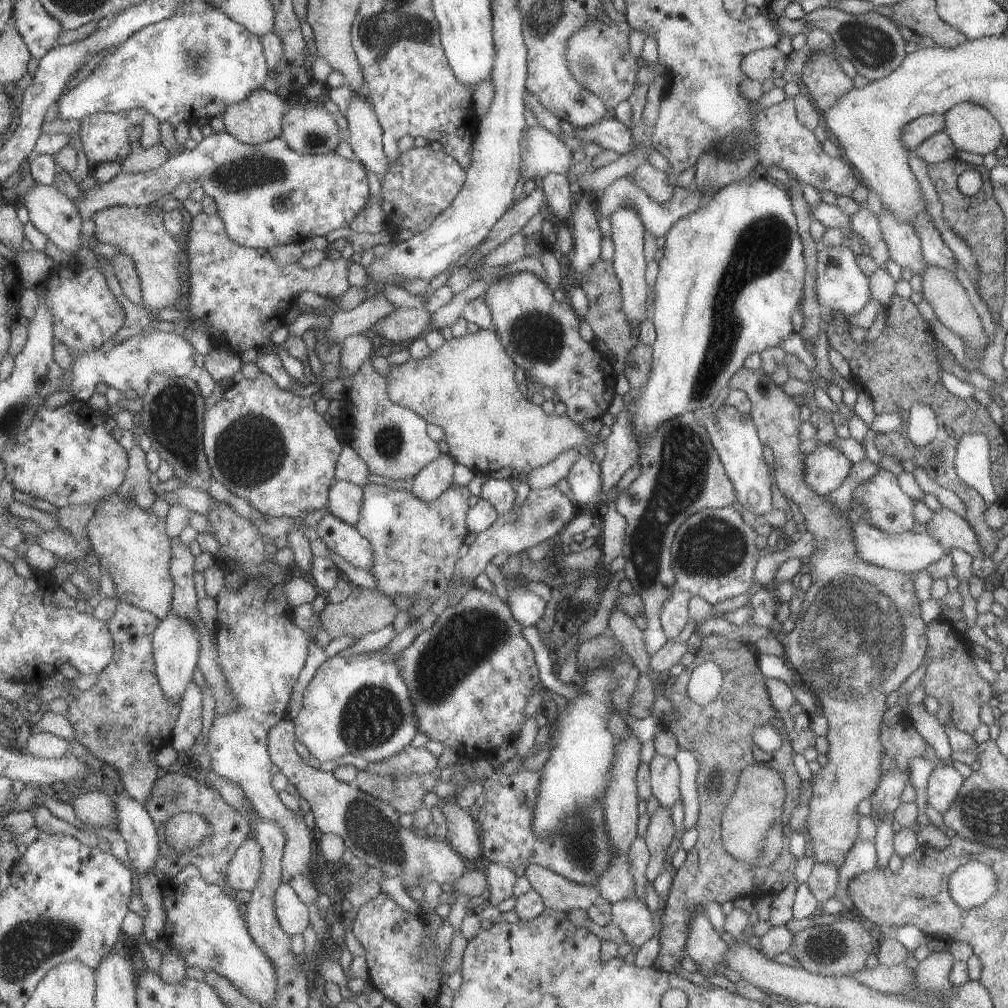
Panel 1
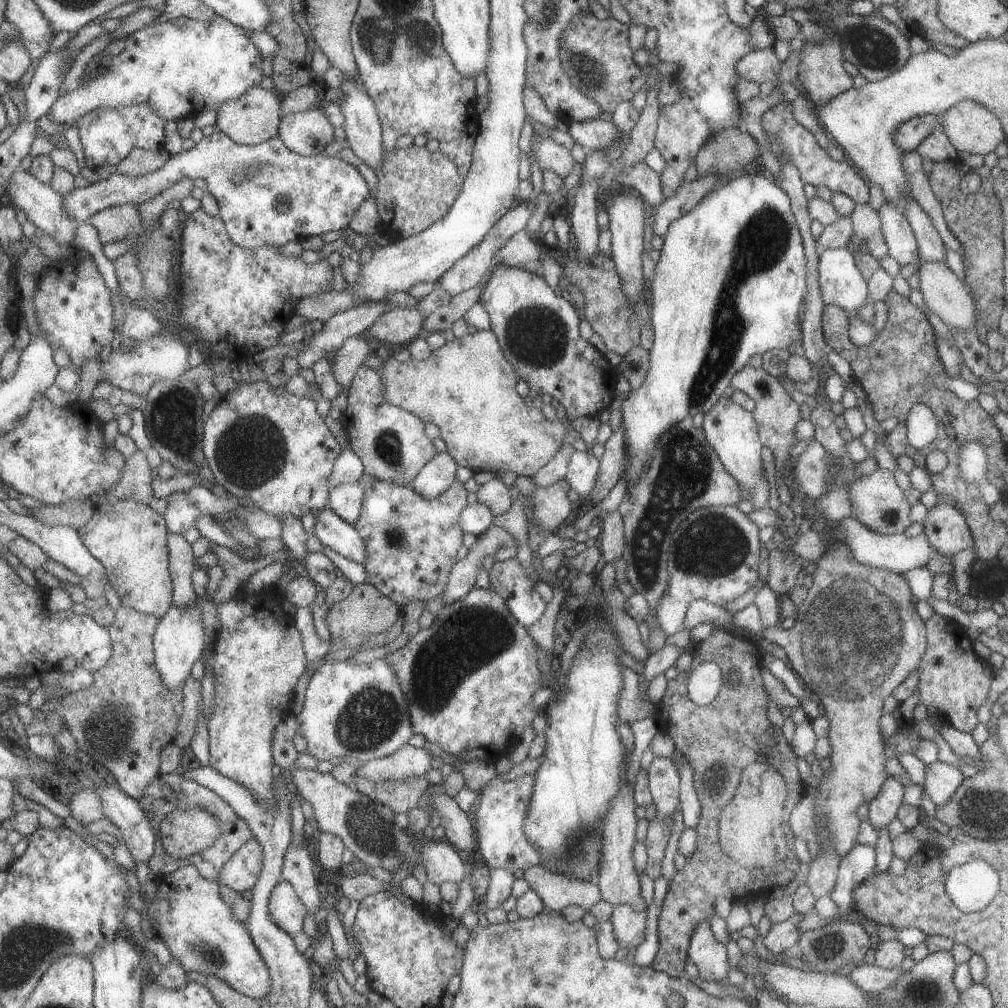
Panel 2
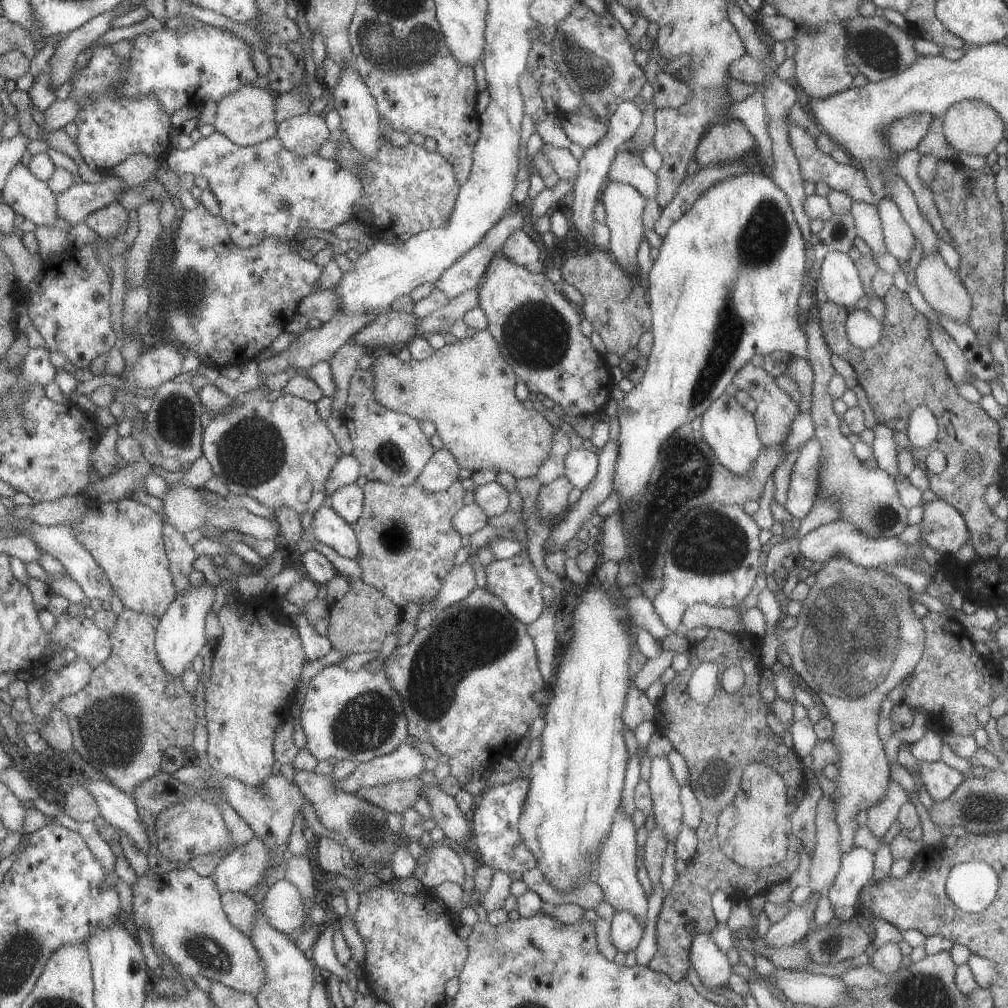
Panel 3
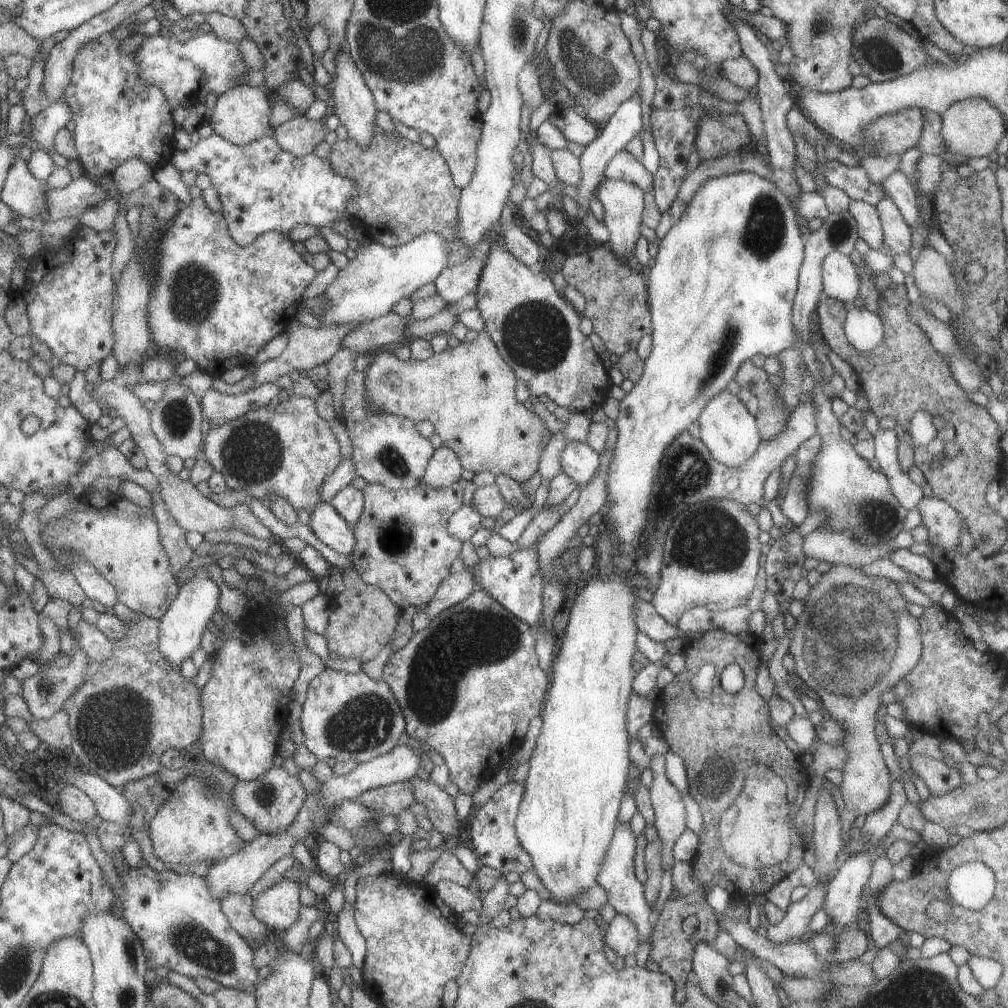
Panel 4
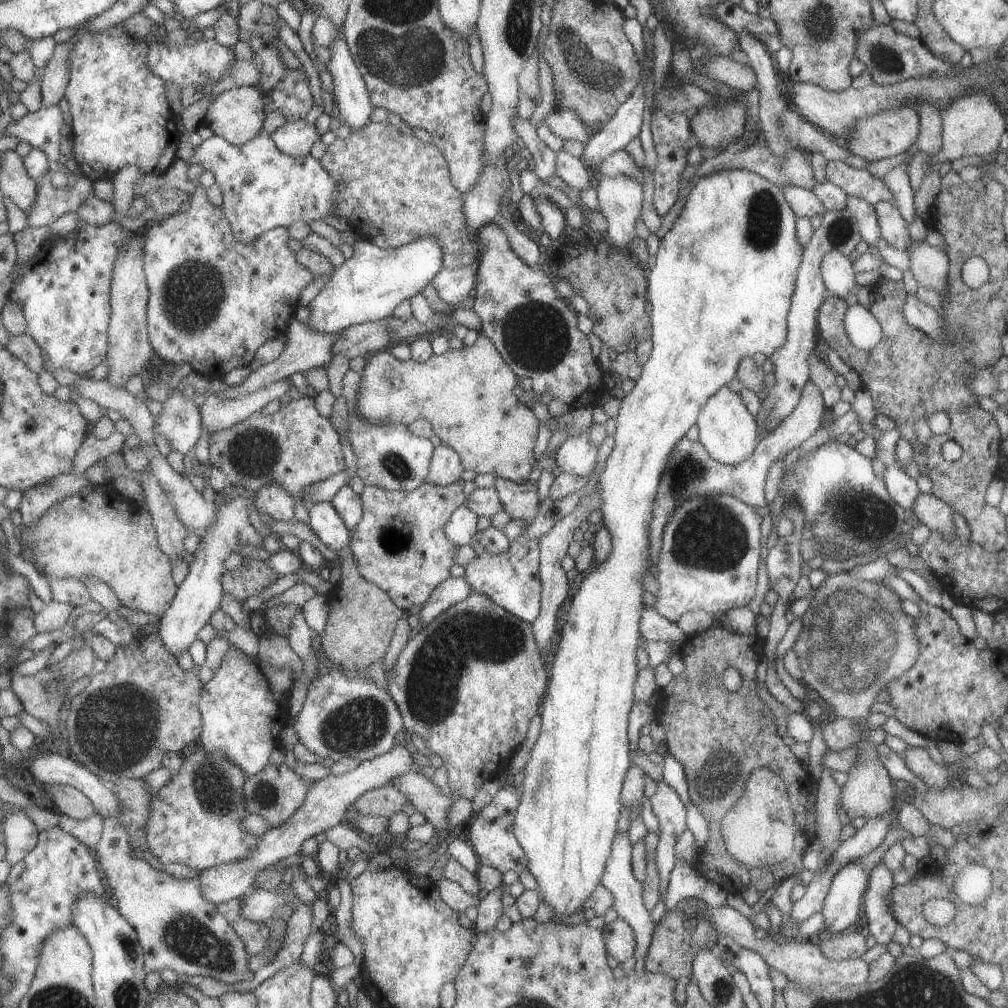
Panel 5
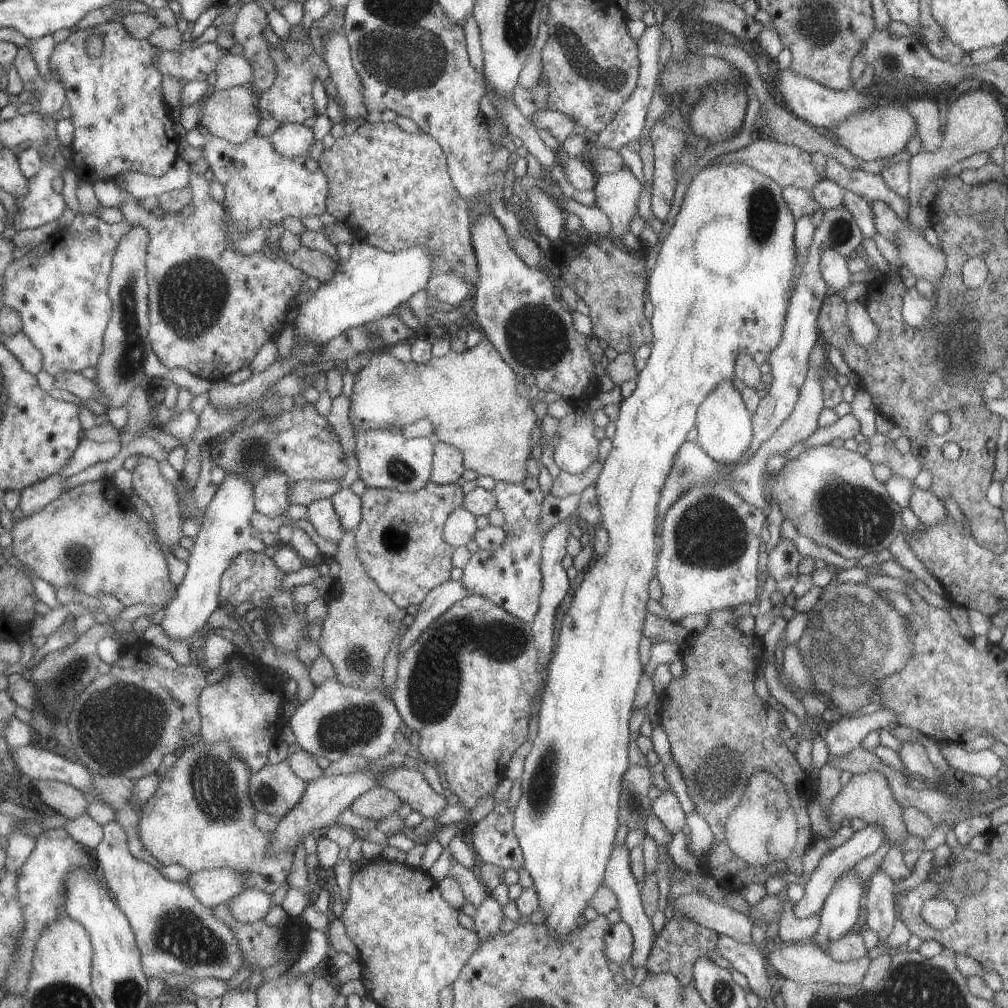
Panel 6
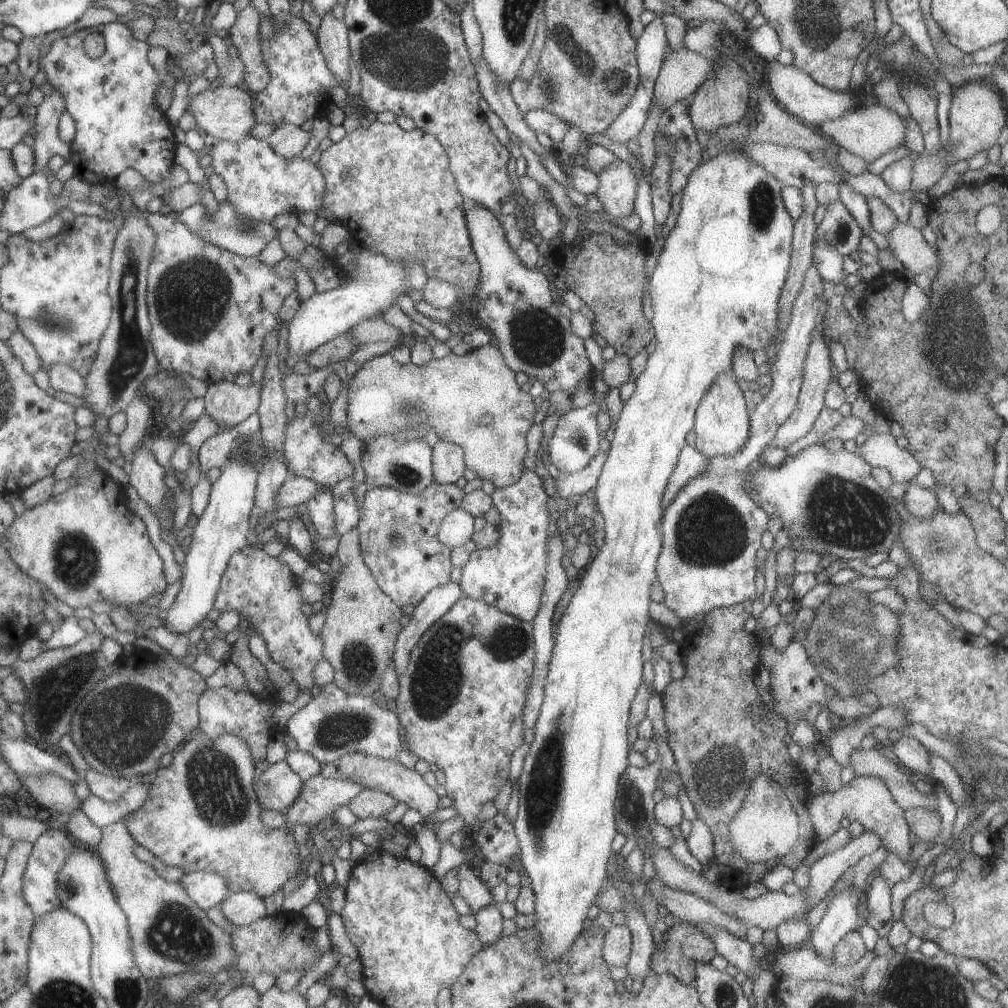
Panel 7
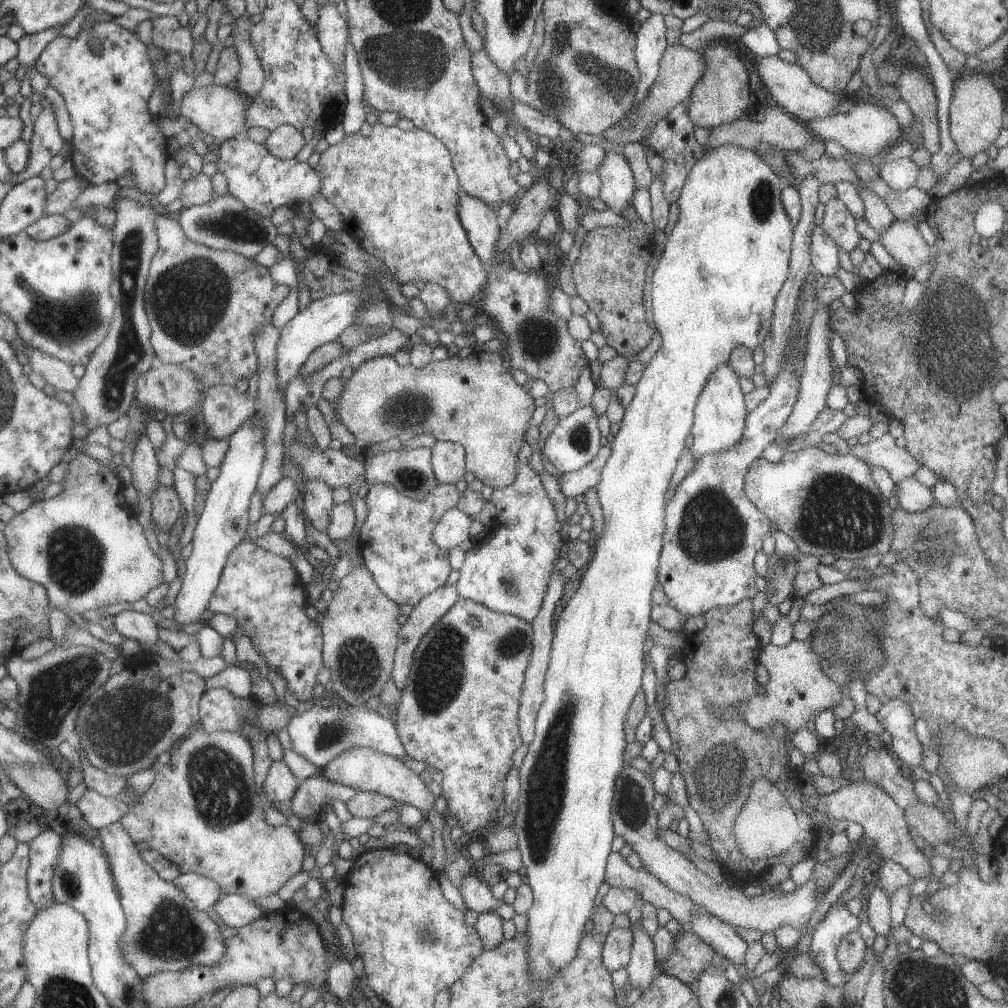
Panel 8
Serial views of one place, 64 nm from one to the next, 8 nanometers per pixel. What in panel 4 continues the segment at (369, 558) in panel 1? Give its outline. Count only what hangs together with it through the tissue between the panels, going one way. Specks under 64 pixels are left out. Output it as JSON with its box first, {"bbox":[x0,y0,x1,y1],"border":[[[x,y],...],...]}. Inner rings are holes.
{"bbox":[311,503,357,557],"border":[[[321,503],[313,512],[311,524],[315,534],[339,554],[352,557],[357,548],[354,527],[331,504]]]}

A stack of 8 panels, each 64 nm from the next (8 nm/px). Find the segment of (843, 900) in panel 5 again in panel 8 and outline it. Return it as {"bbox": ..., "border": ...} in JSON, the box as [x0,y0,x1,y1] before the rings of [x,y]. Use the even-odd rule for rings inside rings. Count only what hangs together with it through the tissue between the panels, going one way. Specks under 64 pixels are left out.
{"bbox":[809,900,861,988],"border":[[[840,900],[832,901],[827,912],[813,930],[809,953],[826,984],[832,988],[843,988],[849,974],[839,966],[837,948],[846,934],[858,929],[861,921]]]}

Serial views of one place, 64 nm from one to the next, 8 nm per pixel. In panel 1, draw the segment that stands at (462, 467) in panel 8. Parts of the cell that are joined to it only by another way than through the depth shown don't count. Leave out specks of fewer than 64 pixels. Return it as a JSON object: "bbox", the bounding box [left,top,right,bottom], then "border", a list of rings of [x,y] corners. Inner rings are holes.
{"bbox":[411,454,458,502],"border":[[[443,454],[430,463],[412,482],[411,491],[426,502],[434,502],[448,492],[454,484],[454,470],[458,462],[451,455]]]}

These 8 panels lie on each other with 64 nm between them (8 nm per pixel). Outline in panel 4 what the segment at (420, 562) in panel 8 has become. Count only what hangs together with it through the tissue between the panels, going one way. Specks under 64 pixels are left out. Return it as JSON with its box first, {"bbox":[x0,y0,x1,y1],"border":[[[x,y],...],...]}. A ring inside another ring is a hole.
{"bbox":[352,483,464,610],"border":[[[367,483],[365,500],[365,516],[362,518],[361,523],[354,528],[357,534],[357,548],[352,558],[357,572],[361,574],[362,579],[367,584],[378,586],[381,590],[388,593],[393,598],[394,603],[401,606],[402,610],[406,610],[410,606],[419,607],[424,606],[424,604],[429,606],[430,602],[437,596],[442,584],[453,575],[452,566],[454,566],[454,562],[463,554],[462,548],[464,548],[464,541],[450,533],[449,523],[452,521],[454,514],[458,513],[458,510],[464,507],[464,486],[457,483],[446,489],[436,489],[421,483],[418,487],[412,489],[397,490],[387,488],[379,483]]]}

